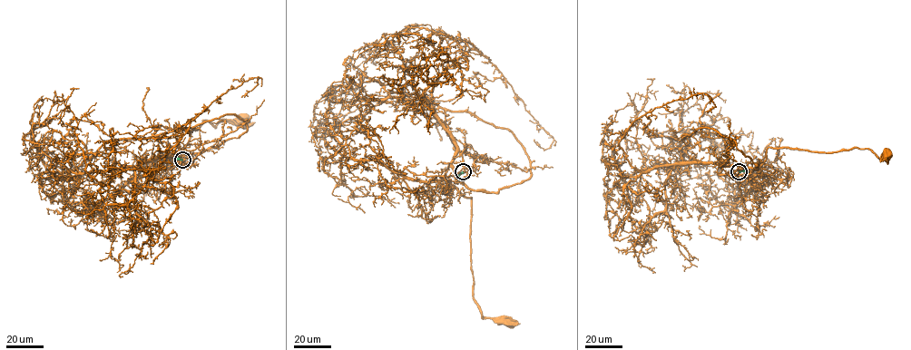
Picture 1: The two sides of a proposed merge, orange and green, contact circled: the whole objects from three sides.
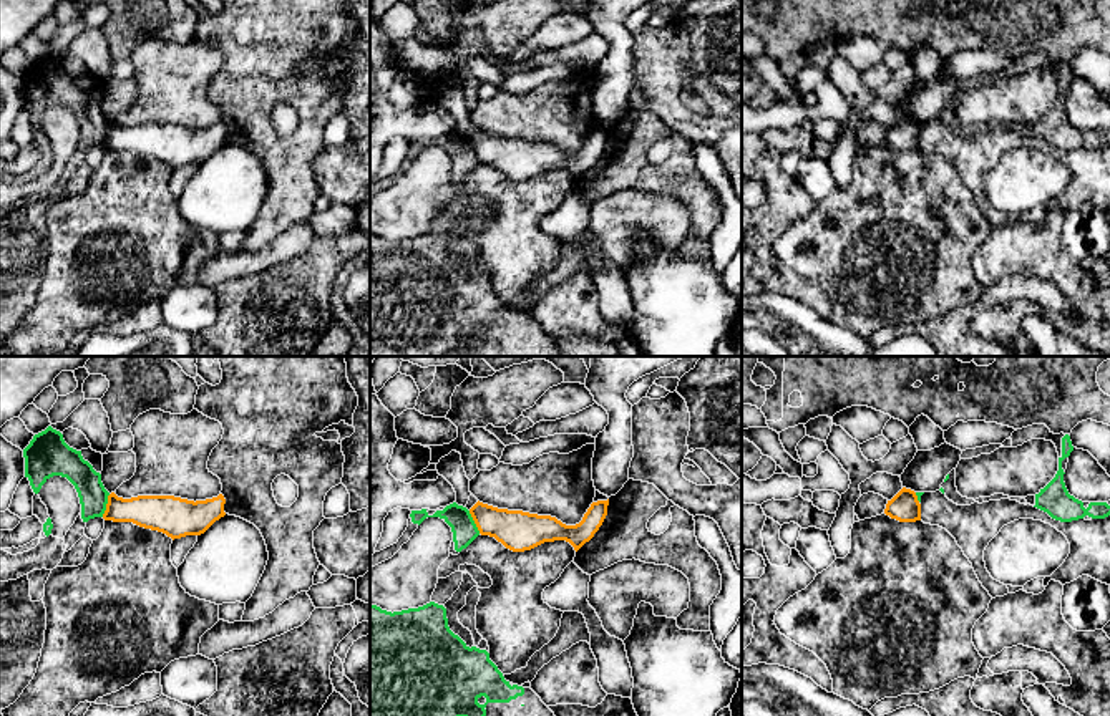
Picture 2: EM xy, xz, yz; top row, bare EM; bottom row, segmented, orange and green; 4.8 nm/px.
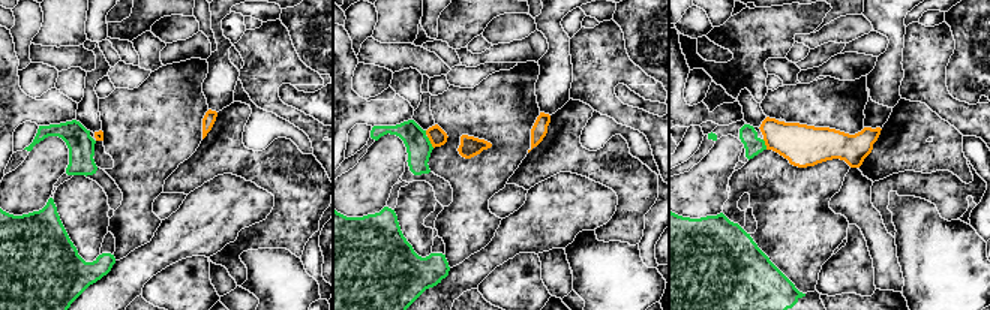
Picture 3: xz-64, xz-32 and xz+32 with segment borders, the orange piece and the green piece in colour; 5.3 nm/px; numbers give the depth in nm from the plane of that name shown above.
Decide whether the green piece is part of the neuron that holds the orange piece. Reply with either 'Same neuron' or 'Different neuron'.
Different neuron

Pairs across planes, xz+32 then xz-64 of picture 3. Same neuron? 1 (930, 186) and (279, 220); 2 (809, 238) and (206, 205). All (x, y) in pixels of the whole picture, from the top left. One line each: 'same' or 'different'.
1: different
2: different

